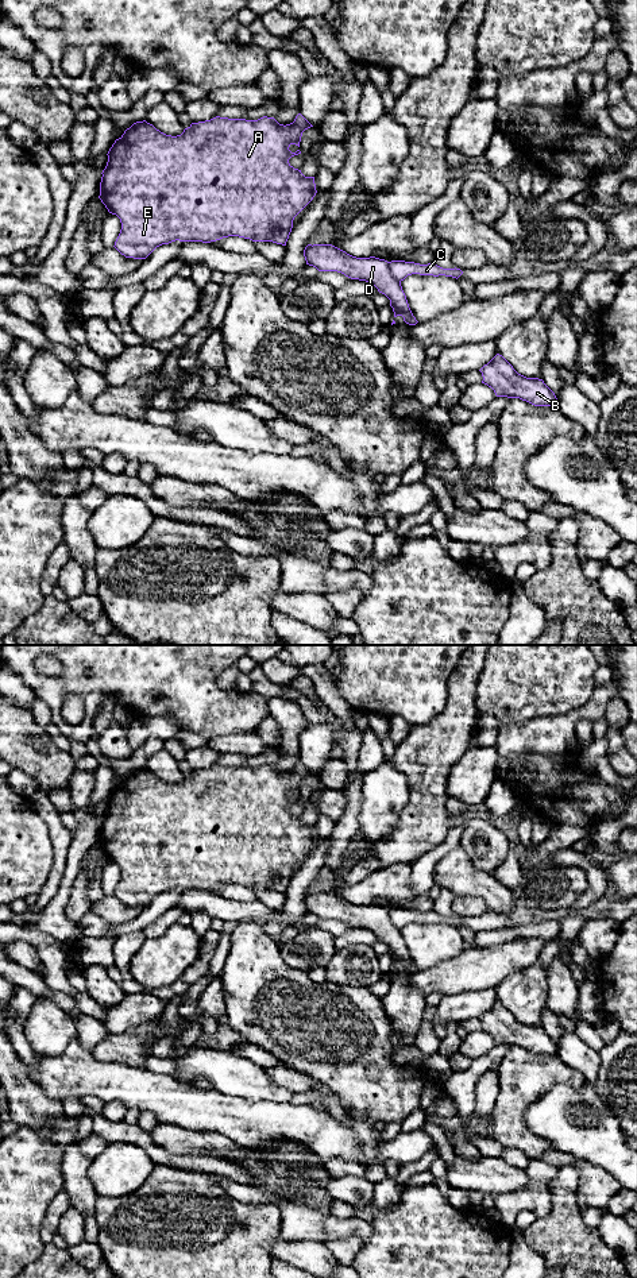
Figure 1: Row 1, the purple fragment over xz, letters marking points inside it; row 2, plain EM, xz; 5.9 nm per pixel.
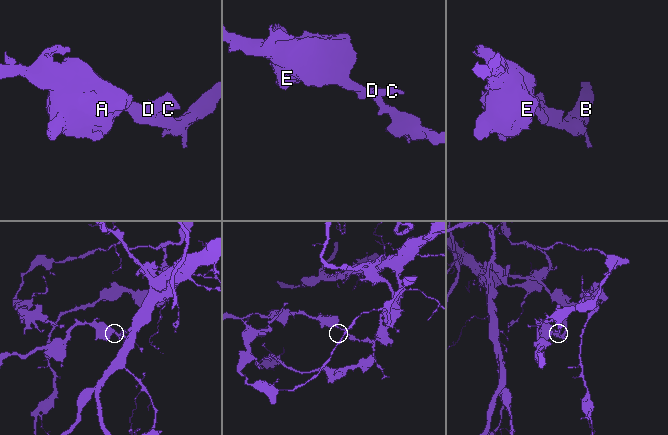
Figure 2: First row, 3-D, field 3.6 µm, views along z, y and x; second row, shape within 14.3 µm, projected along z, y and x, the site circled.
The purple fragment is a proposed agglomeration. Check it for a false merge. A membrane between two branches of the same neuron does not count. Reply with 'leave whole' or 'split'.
split

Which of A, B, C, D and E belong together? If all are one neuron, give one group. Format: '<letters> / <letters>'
A B D E / C

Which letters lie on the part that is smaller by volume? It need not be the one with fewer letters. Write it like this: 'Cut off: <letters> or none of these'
Cut off: C

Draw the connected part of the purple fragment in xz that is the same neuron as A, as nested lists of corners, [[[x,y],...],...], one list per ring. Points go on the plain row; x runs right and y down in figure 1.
[[[301,761],[286,773],[267,764],[258,768],[216,764],[192,771],[177,784],[161,780],[146,768],[134,771],[109,796],[101,821],[99,846],[121,870],[113,895],[126,906],[146,907],[157,895],[175,888],[211,891],[239,884],[286,893],[294,865],[317,841],[314,825],[305,825],[289,811],[292,804],[301,802],[300,798],[292,800],[289,795],[300,795],[302,780],[310,775]]]

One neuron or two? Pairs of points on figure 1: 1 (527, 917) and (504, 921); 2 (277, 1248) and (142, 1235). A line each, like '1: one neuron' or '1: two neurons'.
1: one neuron
2: two neurons

